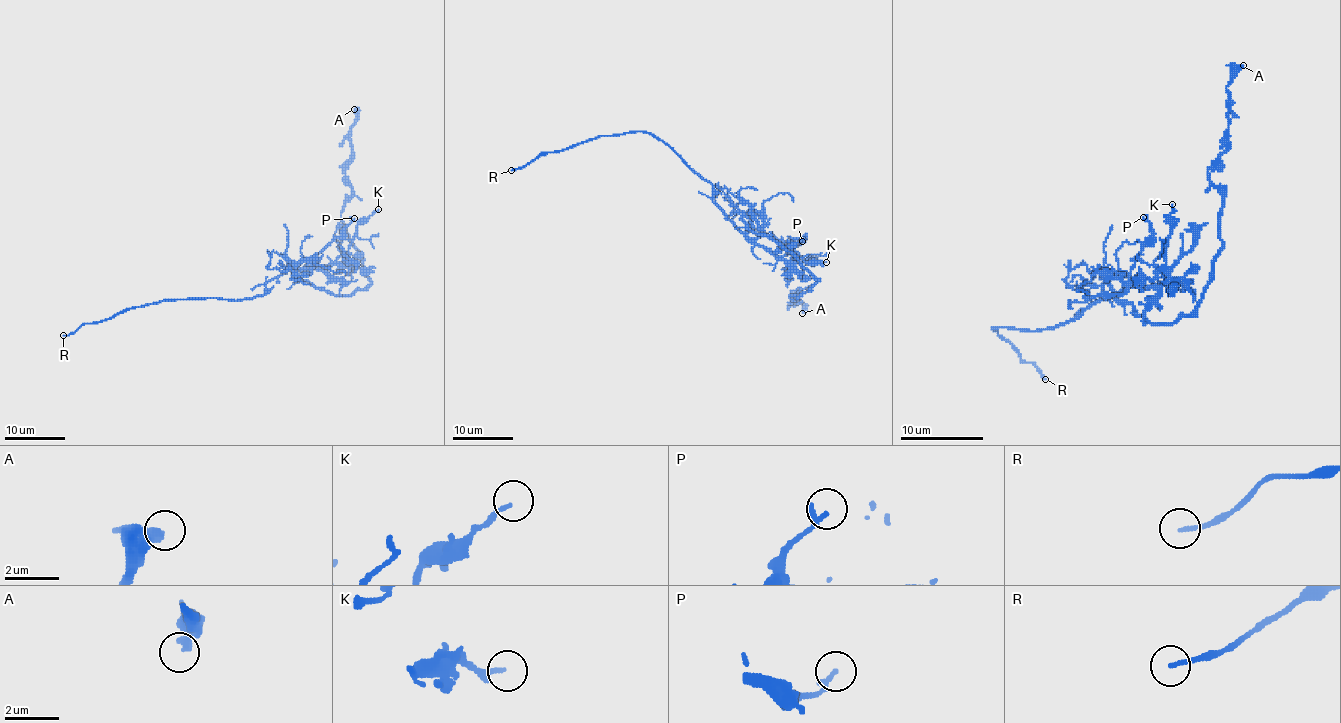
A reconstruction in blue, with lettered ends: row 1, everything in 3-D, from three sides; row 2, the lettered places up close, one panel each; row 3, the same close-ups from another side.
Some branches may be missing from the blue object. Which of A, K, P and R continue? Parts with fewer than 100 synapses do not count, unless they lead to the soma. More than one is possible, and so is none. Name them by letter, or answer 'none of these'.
R

